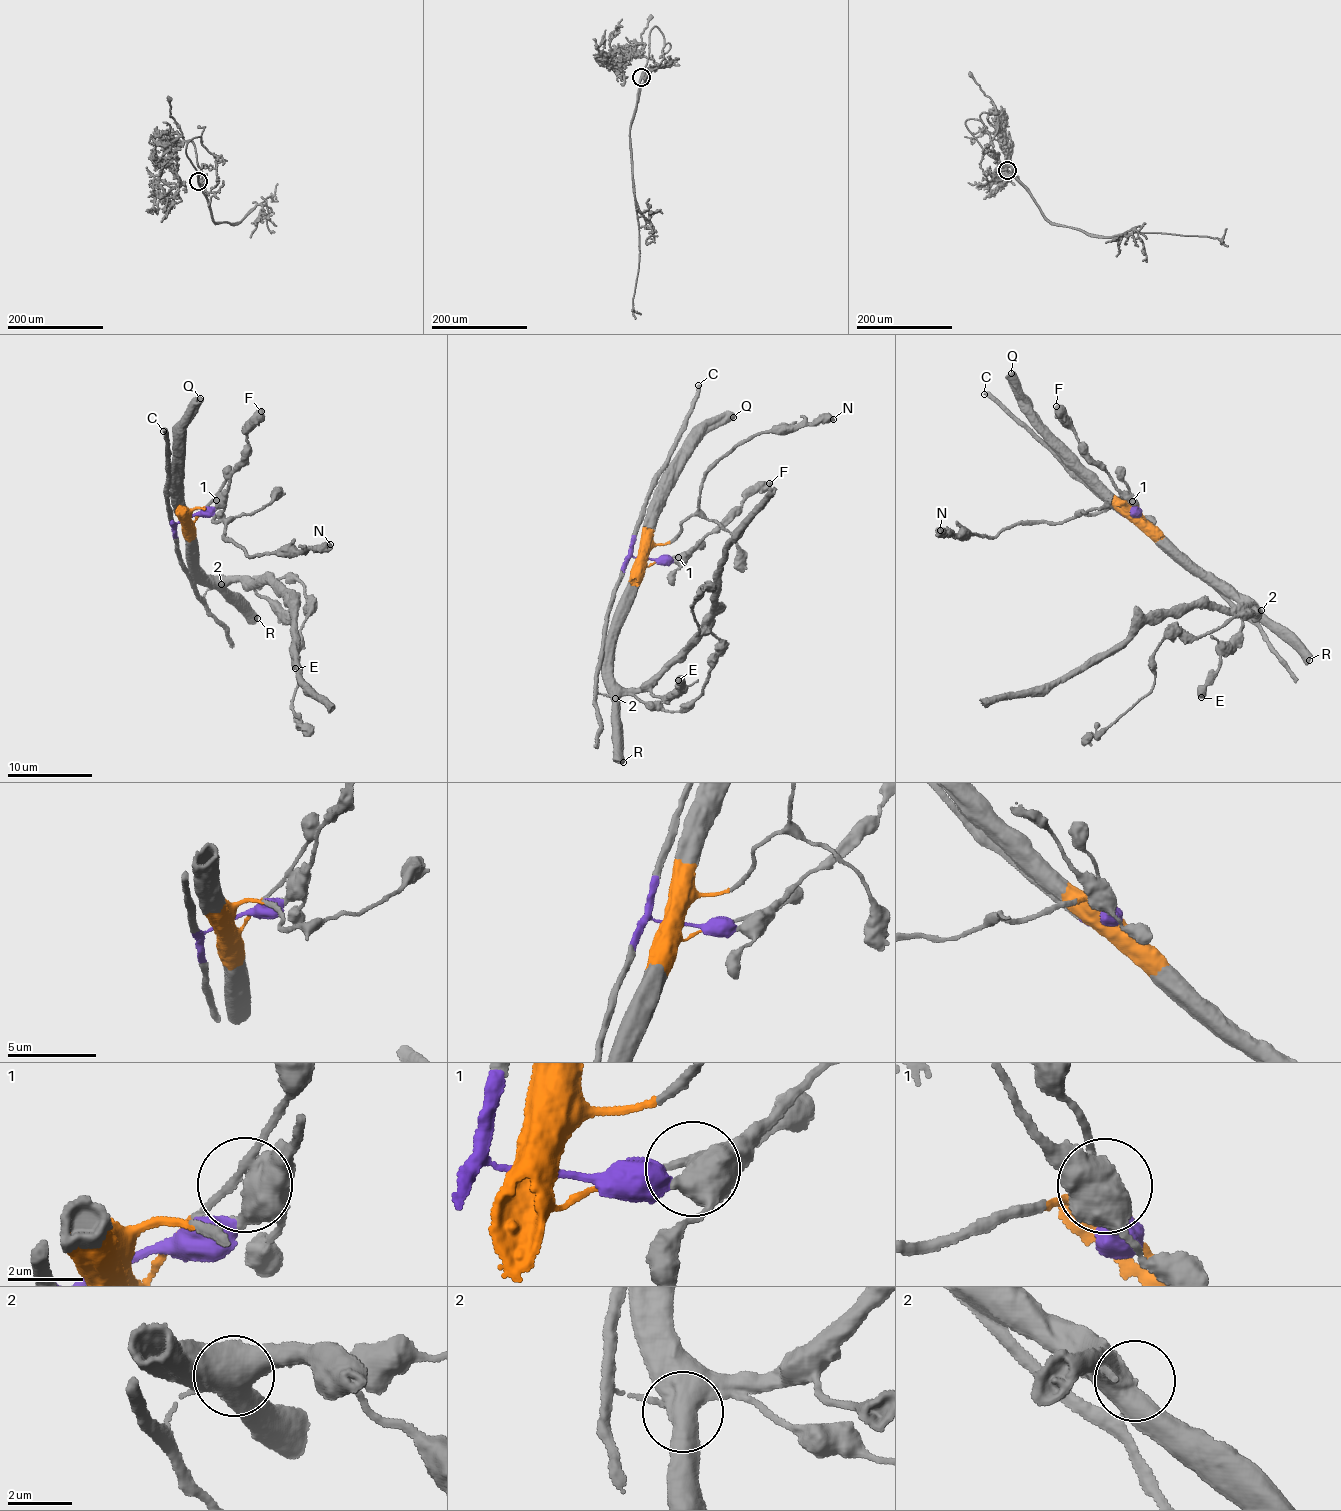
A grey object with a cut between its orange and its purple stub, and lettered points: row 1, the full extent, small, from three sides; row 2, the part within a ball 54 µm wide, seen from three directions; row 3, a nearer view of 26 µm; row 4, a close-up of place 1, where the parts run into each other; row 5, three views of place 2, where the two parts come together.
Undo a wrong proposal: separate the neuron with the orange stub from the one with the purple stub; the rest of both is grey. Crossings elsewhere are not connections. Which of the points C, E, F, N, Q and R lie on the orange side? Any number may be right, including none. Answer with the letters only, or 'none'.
E, N, Q, R

